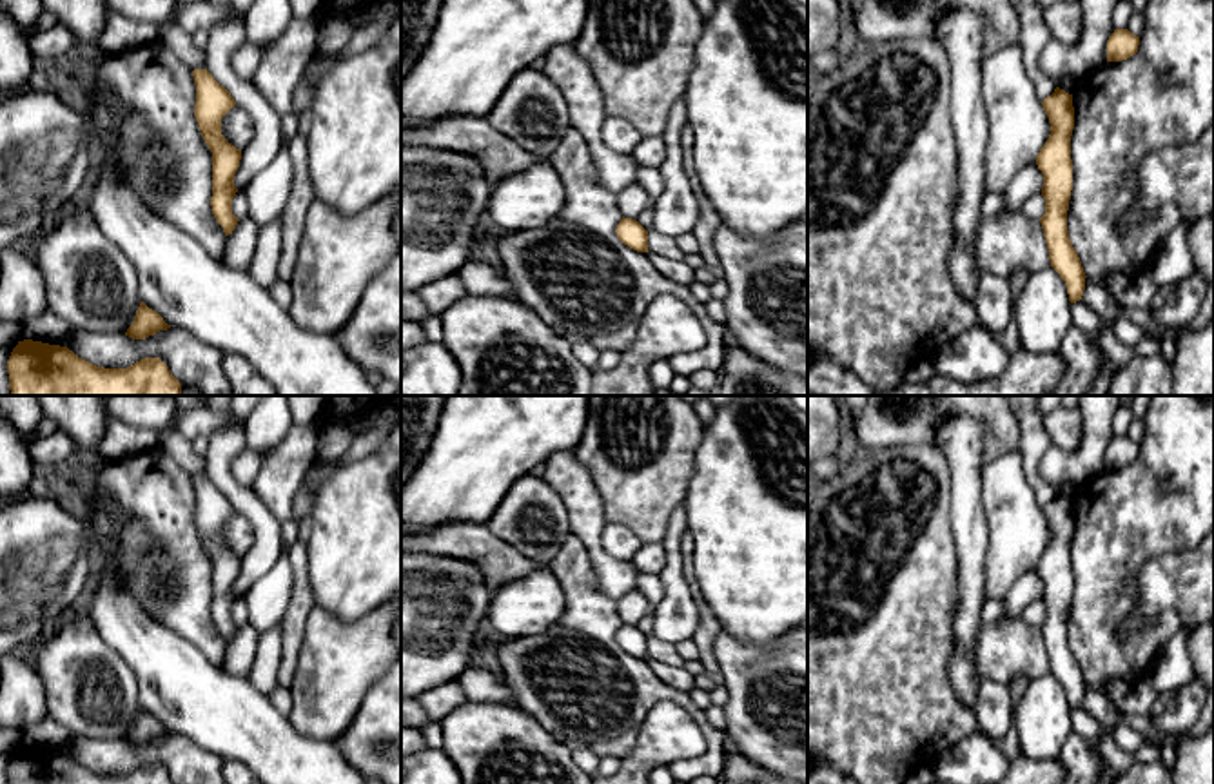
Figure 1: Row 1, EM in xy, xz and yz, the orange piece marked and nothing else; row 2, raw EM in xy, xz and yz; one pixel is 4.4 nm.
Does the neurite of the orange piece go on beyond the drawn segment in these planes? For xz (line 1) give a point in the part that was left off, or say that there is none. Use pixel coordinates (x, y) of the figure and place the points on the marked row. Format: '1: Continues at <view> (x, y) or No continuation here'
1: No continuation here

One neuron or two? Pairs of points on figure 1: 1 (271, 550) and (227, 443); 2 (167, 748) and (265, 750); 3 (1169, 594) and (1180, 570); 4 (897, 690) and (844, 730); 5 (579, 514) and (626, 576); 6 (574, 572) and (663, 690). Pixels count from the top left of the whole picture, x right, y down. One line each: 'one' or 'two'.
1: one
2: two
3: one
4: one
5: one
6: one

